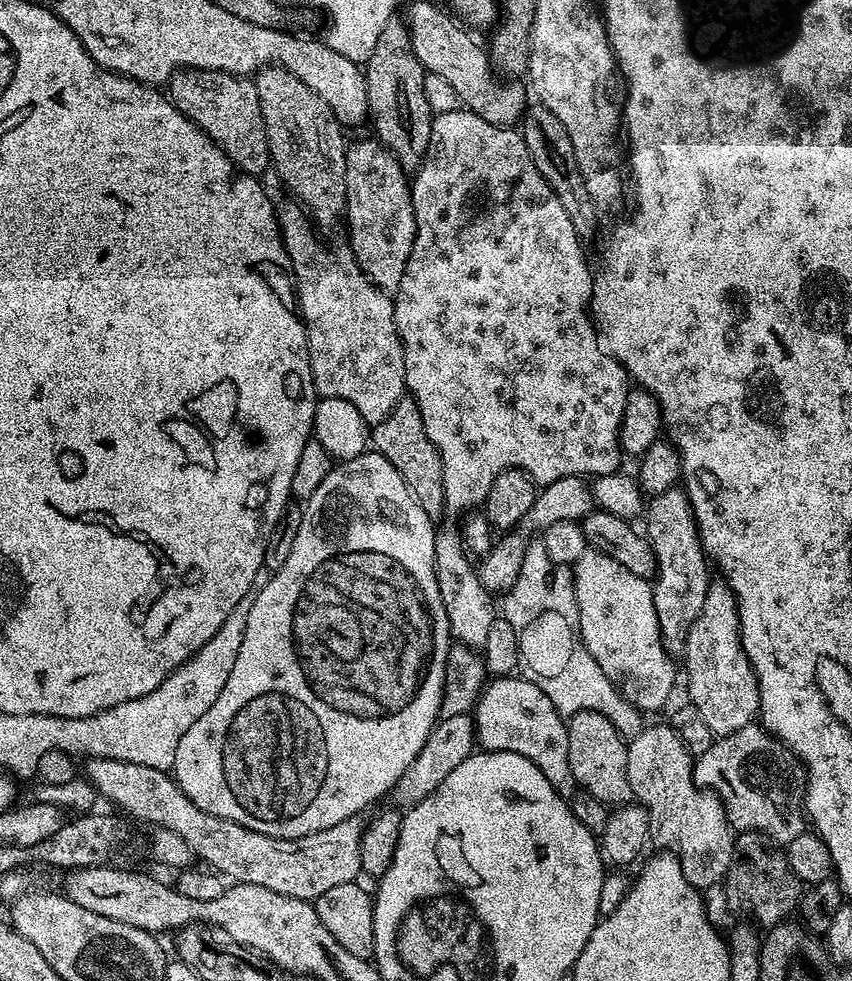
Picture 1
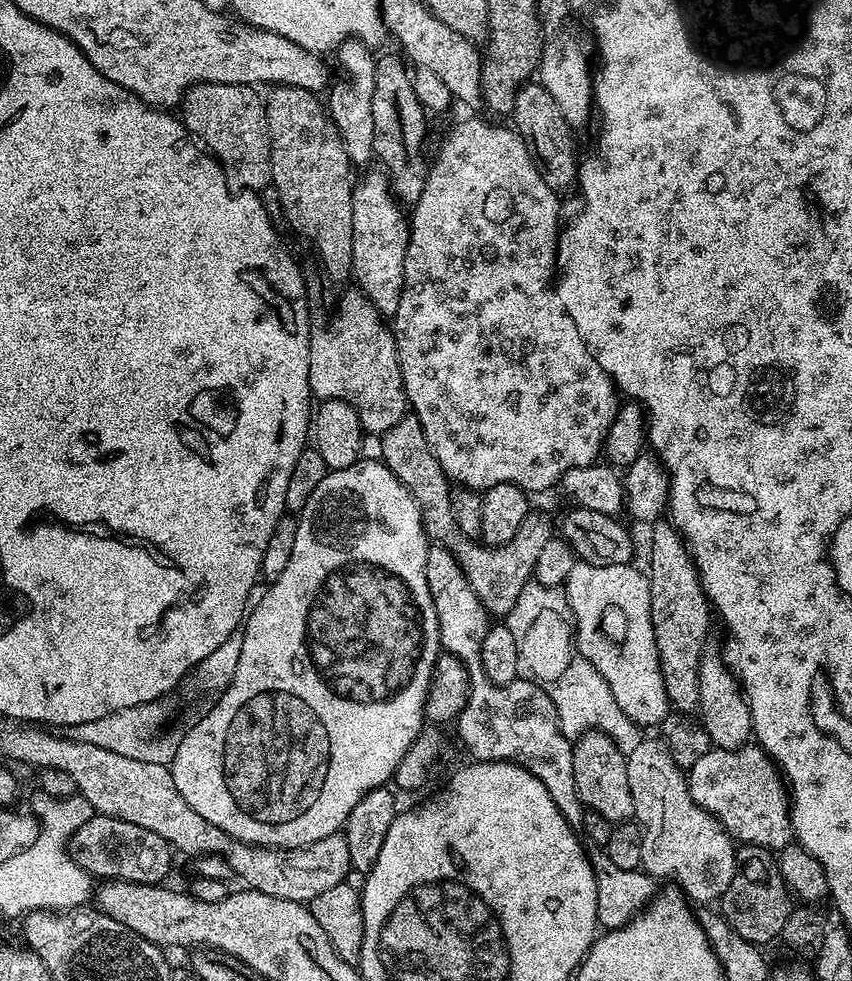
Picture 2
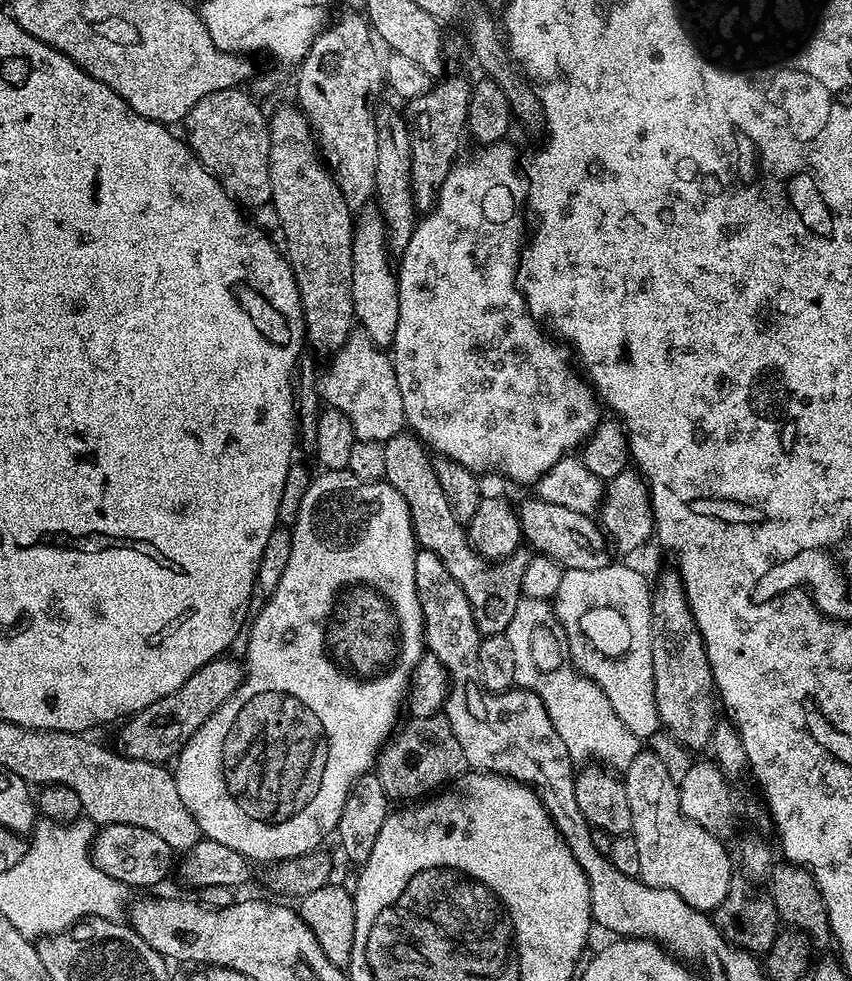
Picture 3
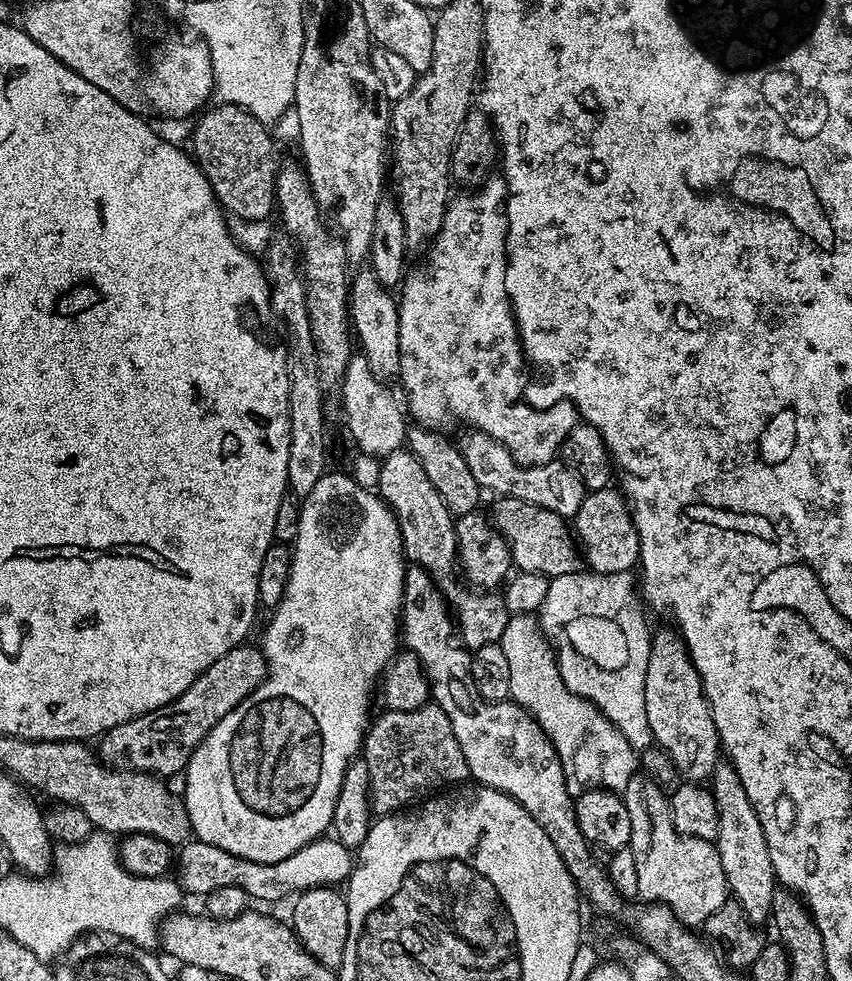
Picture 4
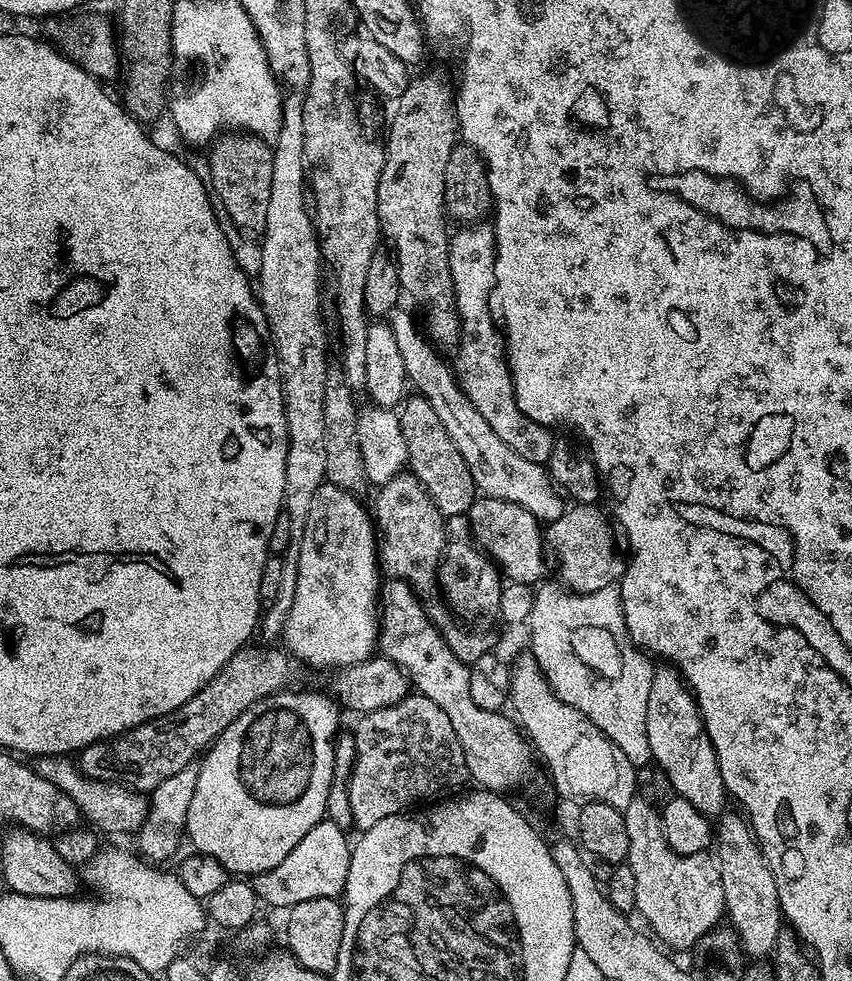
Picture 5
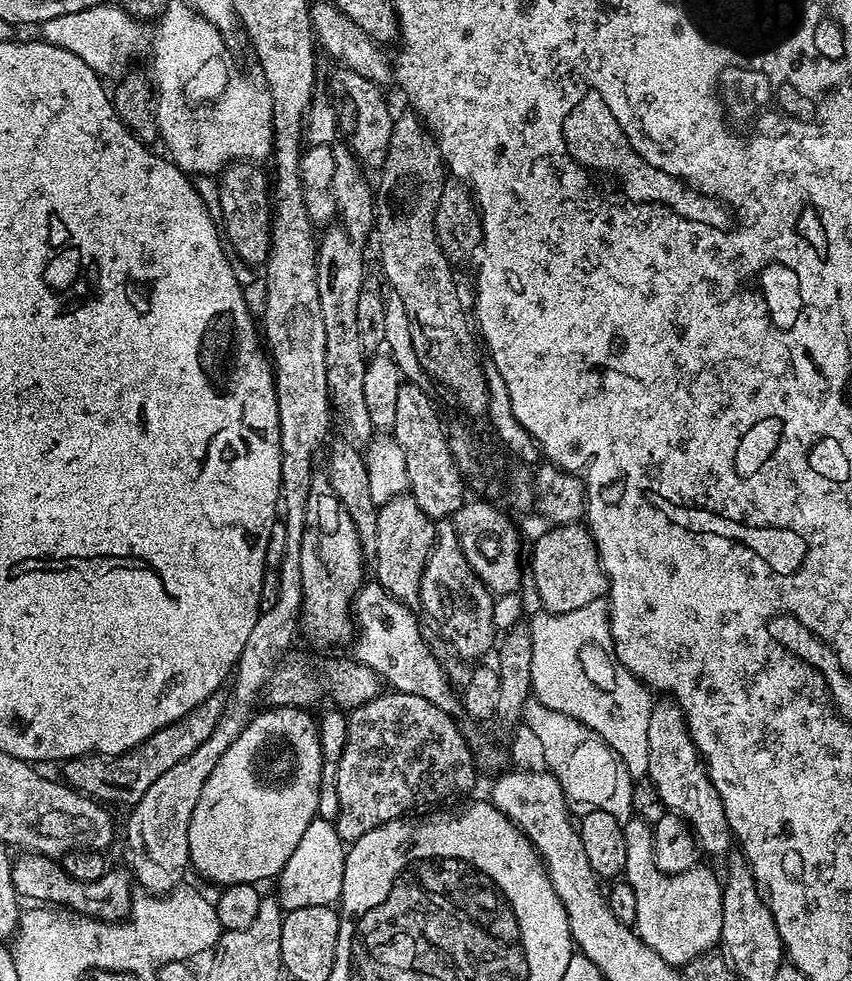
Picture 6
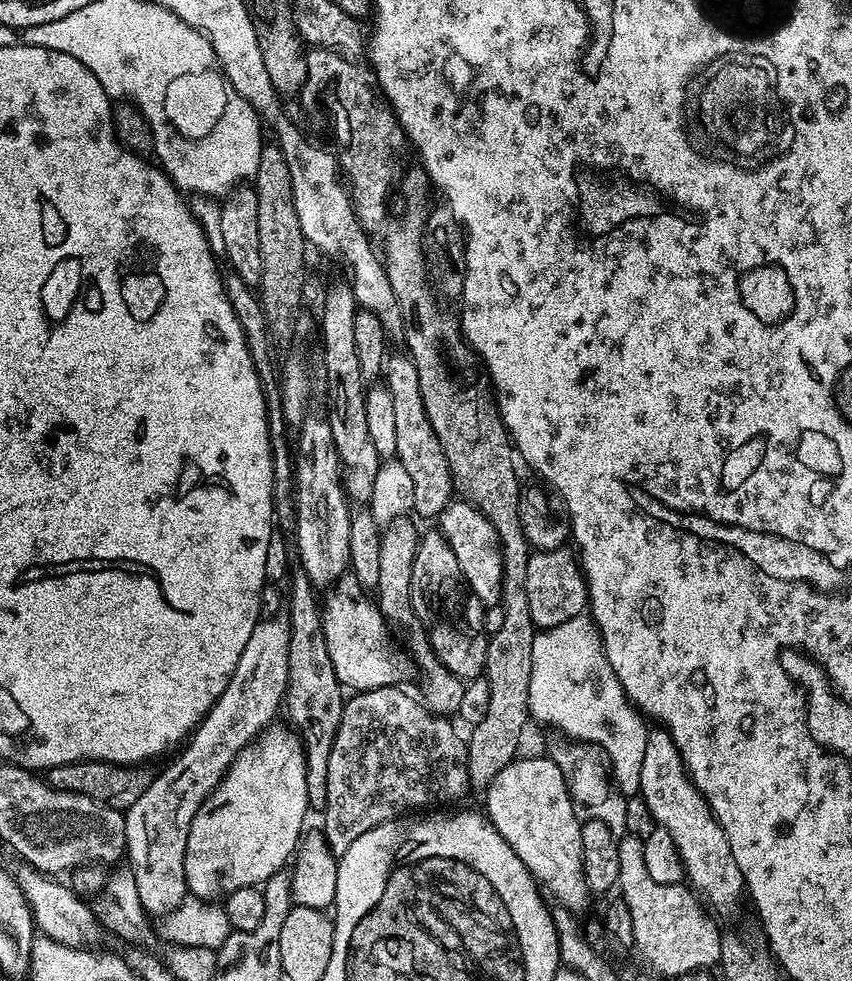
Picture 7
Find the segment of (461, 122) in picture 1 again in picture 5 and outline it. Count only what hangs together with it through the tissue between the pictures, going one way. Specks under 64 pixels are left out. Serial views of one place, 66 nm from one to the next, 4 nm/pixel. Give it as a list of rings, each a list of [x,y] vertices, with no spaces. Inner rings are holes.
[[[472,222],[461,232],[453,231],[448,246],[450,274],[452,275],[452,299],[456,301],[456,313],[460,316],[461,338],[455,349],[456,364],[454,373],[460,383],[460,388],[465,392],[466,398],[474,404],[474,409],[486,418],[490,429],[506,442],[507,446],[516,450],[523,458],[530,462],[547,465],[552,456],[554,436],[542,424],[535,424],[530,418],[521,416],[518,402],[512,385],[512,371],[508,369],[508,354],[504,342],[501,325],[494,319],[494,289],[496,286],[496,233],[493,225],[488,222]]]

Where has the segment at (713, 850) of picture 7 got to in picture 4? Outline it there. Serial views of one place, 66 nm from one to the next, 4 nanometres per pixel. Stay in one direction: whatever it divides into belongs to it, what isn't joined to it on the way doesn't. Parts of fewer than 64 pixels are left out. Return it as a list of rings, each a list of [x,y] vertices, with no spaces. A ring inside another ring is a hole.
[[[675,627],[655,629],[652,632],[650,662],[646,662],[646,718],[650,721],[653,741],[672,759],[672,764],[688,782],[704,782],[711,777],[722,756],[720,735],[714,726],[714,714],[702,686],[702,678],[690,658],[688,648]]]

